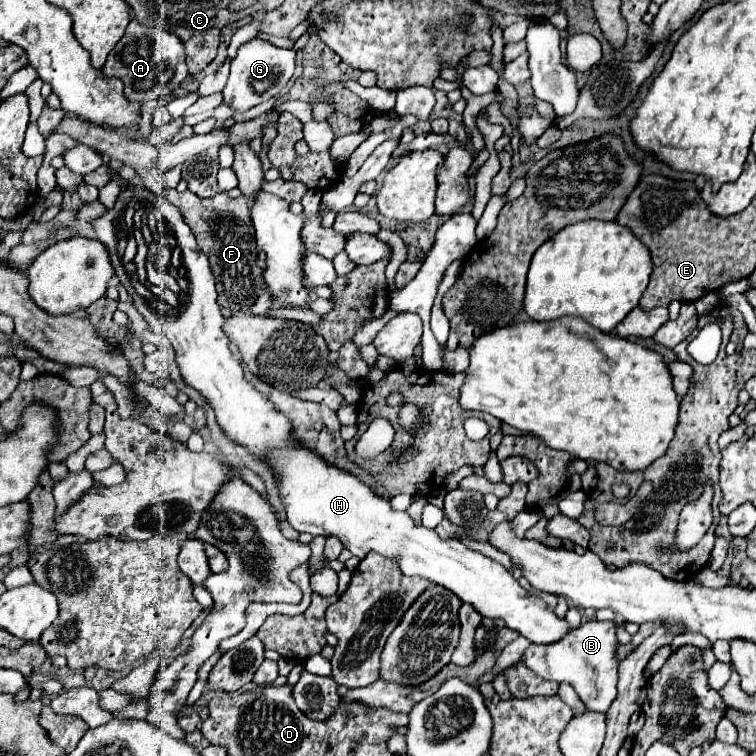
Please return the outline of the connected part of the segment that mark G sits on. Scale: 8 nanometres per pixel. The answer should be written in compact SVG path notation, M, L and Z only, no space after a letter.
M253 37L251 41L243 43L237 49L235 59L231 59L231 73L223 89L223 101L237 111L251 109L253 105L259 105L279 95L281 89L293 77L293 71L295 71L295 51L293 49L283 49L283 47L273 45L267 39Z

